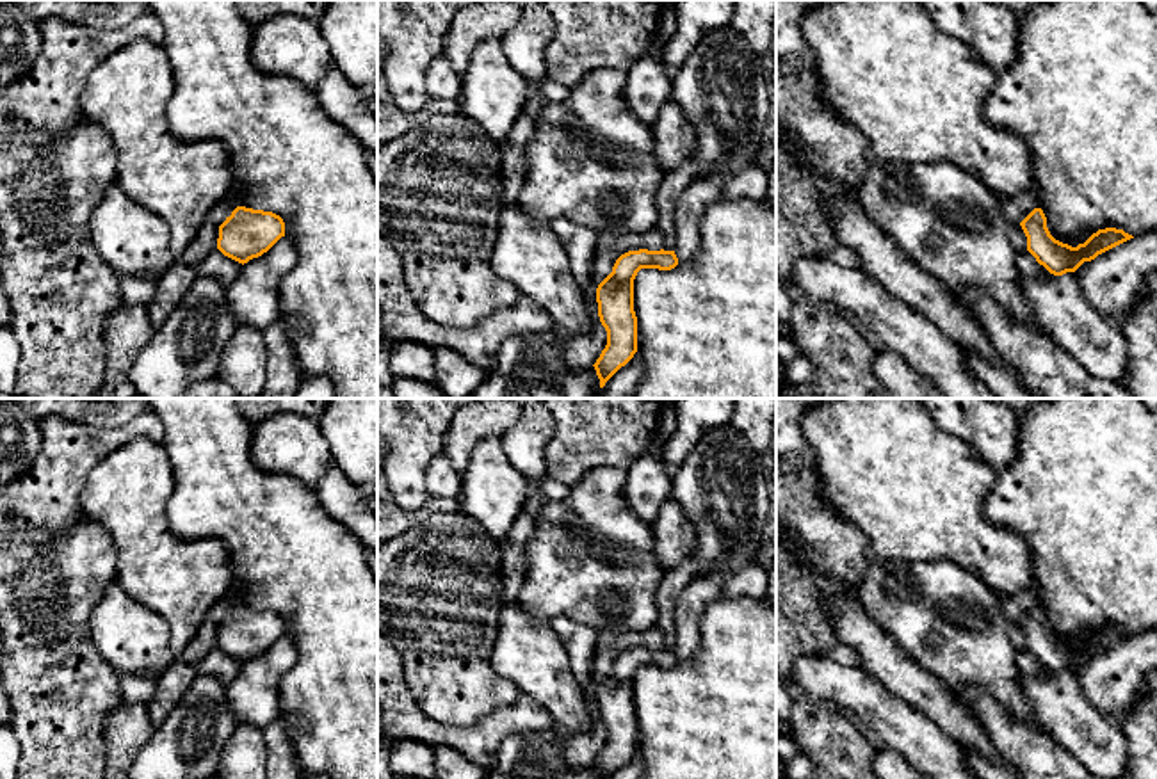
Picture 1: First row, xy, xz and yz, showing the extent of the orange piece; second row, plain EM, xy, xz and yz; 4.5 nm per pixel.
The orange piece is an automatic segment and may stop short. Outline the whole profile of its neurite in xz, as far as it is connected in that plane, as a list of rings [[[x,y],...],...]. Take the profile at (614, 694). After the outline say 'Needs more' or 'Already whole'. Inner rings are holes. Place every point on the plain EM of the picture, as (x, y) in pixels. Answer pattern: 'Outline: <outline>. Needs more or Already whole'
Outline: [[[628,649],[598,683],[598,715],[607,729],[607,743],[593,763],[600,779],[609,779],[637,751],[637,715],[634,678],[641,667],[671,669],[678,663],[675,649]]]. Already whole

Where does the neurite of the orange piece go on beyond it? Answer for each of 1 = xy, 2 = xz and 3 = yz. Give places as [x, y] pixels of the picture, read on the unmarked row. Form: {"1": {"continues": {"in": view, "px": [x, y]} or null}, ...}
{"1": {"continues": null}, "2": {"continues": null}, "3": {"continues": null}}

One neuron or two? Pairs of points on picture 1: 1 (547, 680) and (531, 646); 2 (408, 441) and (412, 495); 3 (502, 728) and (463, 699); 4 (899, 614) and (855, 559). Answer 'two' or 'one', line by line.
1: one
2: one
3: two
4: two

